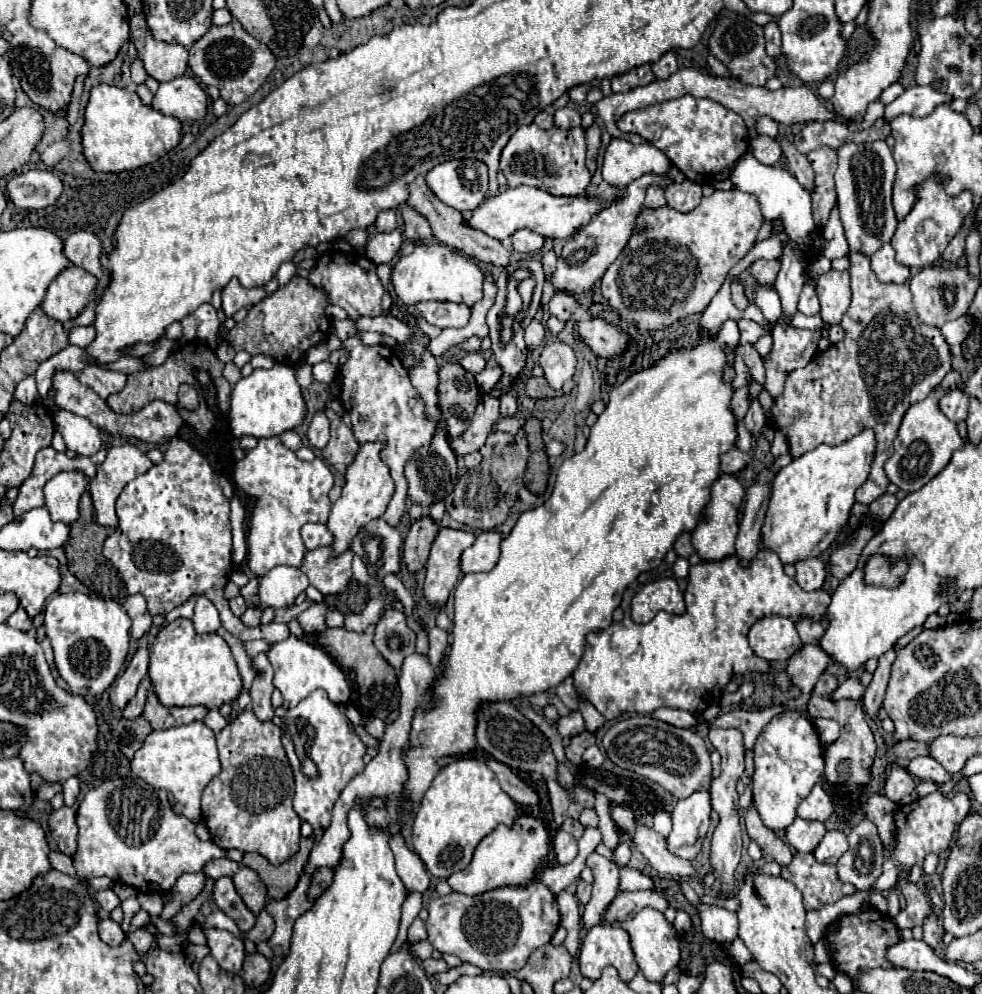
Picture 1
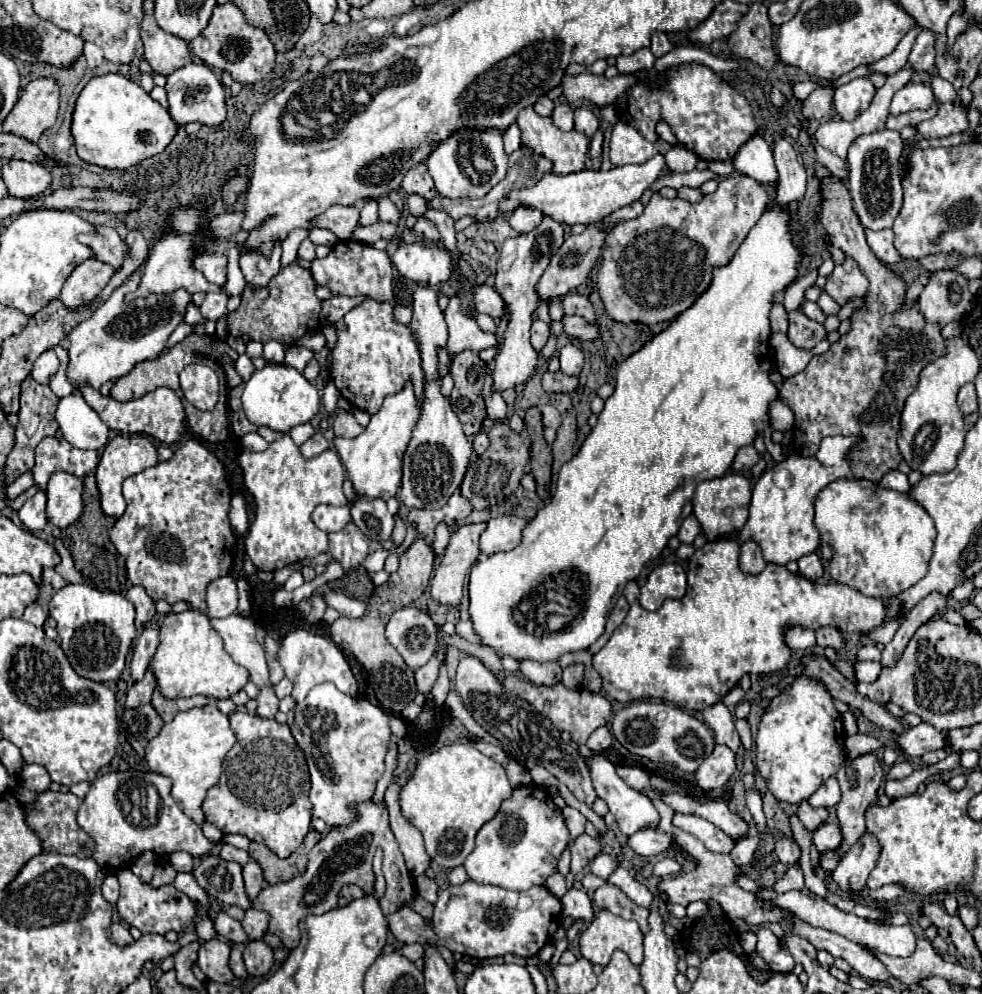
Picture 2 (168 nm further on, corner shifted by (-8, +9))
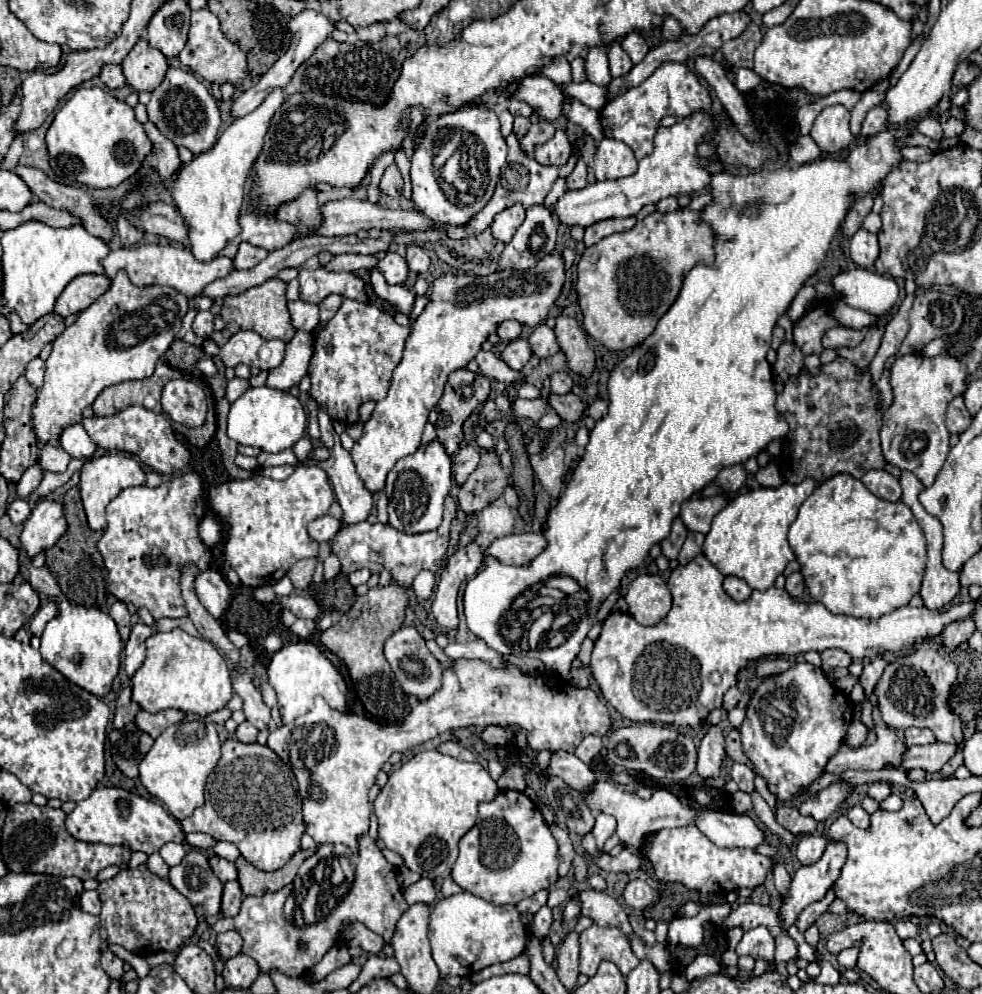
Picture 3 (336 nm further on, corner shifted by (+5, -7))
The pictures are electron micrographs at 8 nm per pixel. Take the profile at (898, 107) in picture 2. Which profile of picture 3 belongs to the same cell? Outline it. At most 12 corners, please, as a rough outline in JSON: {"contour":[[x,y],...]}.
{"contour":[[876,106],[862,124],[862,136],[876,136],[888,126],[888,110]]}

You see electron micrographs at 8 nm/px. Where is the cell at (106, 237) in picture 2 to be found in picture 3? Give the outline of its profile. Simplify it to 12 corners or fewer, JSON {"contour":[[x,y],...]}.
{"contour":[[146,244],[100,260],[114,280],[172,286],[188,298],[226,276],[230,258],[200,262],[186,248]]}

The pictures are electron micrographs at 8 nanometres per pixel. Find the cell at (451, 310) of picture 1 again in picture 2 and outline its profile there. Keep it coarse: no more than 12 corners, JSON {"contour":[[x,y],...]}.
{"contour":[[483,284],[473,290],[473,308],[491,318],[505,316],[503,298]]}

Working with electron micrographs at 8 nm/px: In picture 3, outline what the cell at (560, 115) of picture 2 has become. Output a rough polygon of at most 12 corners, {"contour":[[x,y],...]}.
{"contour":[[552,122],[532,124],[520,146],[526,154],[536,144],[548,142],[556,128]]}

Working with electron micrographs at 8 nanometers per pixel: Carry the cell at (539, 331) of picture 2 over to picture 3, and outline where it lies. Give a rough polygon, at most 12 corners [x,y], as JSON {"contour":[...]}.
{"contour":[[526,338],[512,340],[502,360],[522,370],[532,350]]}

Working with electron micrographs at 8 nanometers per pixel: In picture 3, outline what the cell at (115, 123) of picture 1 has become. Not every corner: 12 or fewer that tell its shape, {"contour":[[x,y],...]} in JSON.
{"contour":[[78,88],[46,144],[56,178],[122,184],[152,142],[134,110]]}

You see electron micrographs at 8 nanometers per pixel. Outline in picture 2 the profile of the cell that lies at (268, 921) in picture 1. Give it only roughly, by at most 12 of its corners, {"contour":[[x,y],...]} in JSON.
{"contour":[[249,908],[241,926],[249,940],[261,940],[269,914]]}

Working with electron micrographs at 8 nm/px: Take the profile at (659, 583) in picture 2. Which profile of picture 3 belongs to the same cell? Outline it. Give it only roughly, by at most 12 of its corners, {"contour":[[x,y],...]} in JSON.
{"contour":[[638,576],[628,592],[628,614],[642,626],[672,608],[660,576]]}

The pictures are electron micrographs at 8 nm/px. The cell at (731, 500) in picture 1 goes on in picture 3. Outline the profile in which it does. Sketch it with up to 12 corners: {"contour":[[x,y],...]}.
{"contour":[[728,496],[690,498],[680,518],[690,532],[708,534],[714,516],[730,504]]}

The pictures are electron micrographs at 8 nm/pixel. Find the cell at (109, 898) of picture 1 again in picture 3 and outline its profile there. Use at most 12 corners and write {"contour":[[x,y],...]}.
{"contour":[[96,890],[80,896],[80,906],[88,914],[98,914],[102,904]]}

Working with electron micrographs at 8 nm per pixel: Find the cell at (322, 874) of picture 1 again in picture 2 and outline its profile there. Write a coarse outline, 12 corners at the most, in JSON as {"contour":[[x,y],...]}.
{"contour":[[343,886],[339,904],[347,906],[355,898],[363,898],[357,886]]}

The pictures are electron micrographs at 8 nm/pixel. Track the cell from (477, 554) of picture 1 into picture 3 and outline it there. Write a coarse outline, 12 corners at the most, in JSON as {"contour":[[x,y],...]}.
{"contour":[[538,532],[494,540],[484,554],[502,564],[526,564],[546,540]]}

